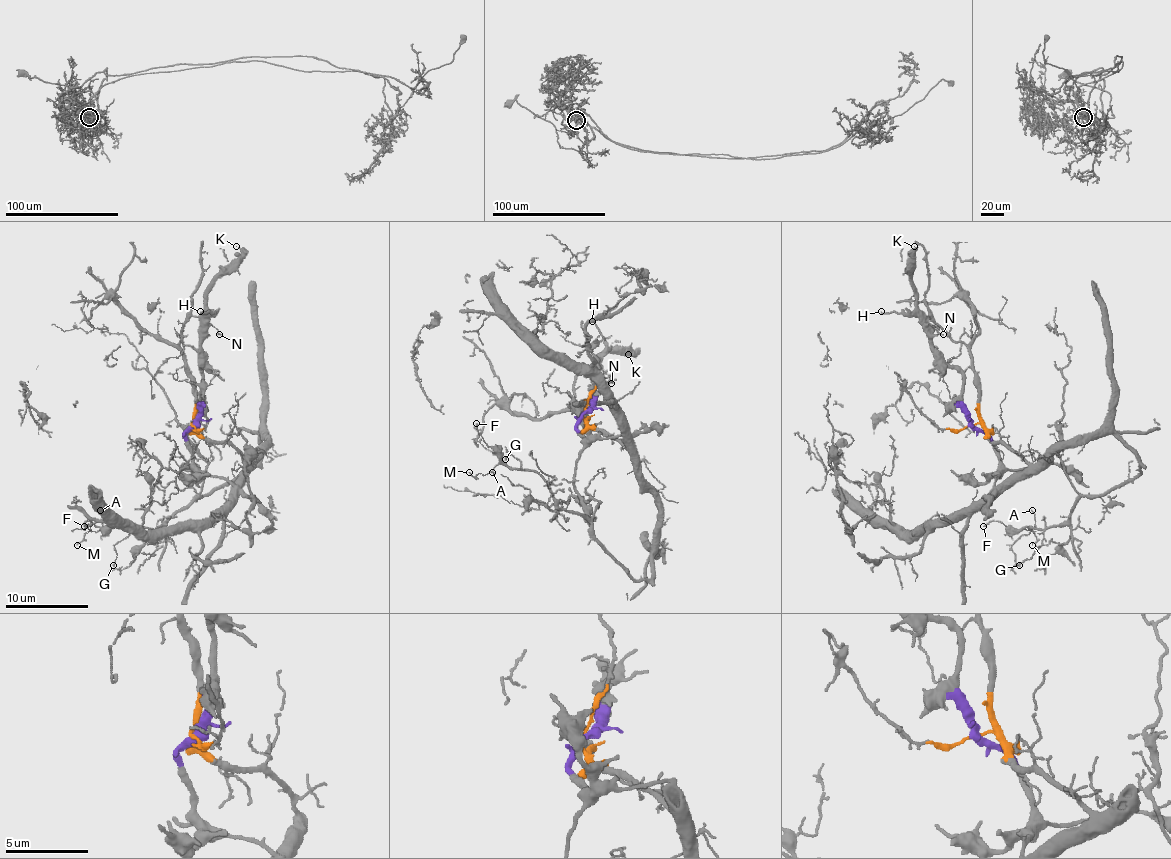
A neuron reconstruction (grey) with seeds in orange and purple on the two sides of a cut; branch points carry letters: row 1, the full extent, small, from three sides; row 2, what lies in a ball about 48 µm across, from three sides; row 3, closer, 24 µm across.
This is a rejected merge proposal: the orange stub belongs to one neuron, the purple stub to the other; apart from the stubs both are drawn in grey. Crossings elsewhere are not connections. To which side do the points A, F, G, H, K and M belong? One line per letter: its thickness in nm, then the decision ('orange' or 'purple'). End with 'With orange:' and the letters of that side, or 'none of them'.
A: calibre 110 nm; orange
F: calibre 150 nm; orange
G: calibre 120 nm; orange
H: calibre 130 nm; purple
K: calibre 200 nm; purple
M: calibre 90 nm; orange
With orange: A, F, G, M

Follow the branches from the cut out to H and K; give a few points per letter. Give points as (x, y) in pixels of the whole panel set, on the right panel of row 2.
H: (971, 425), (963, 402), (963, 377), (932, 346), (932, 332), (913, 315), (880, 311)
K: (971, 425), (963, 402), (963, 377), (932, 346), (932, 325), (918, 307), (915, 286), (911, 280), (913, 247)

